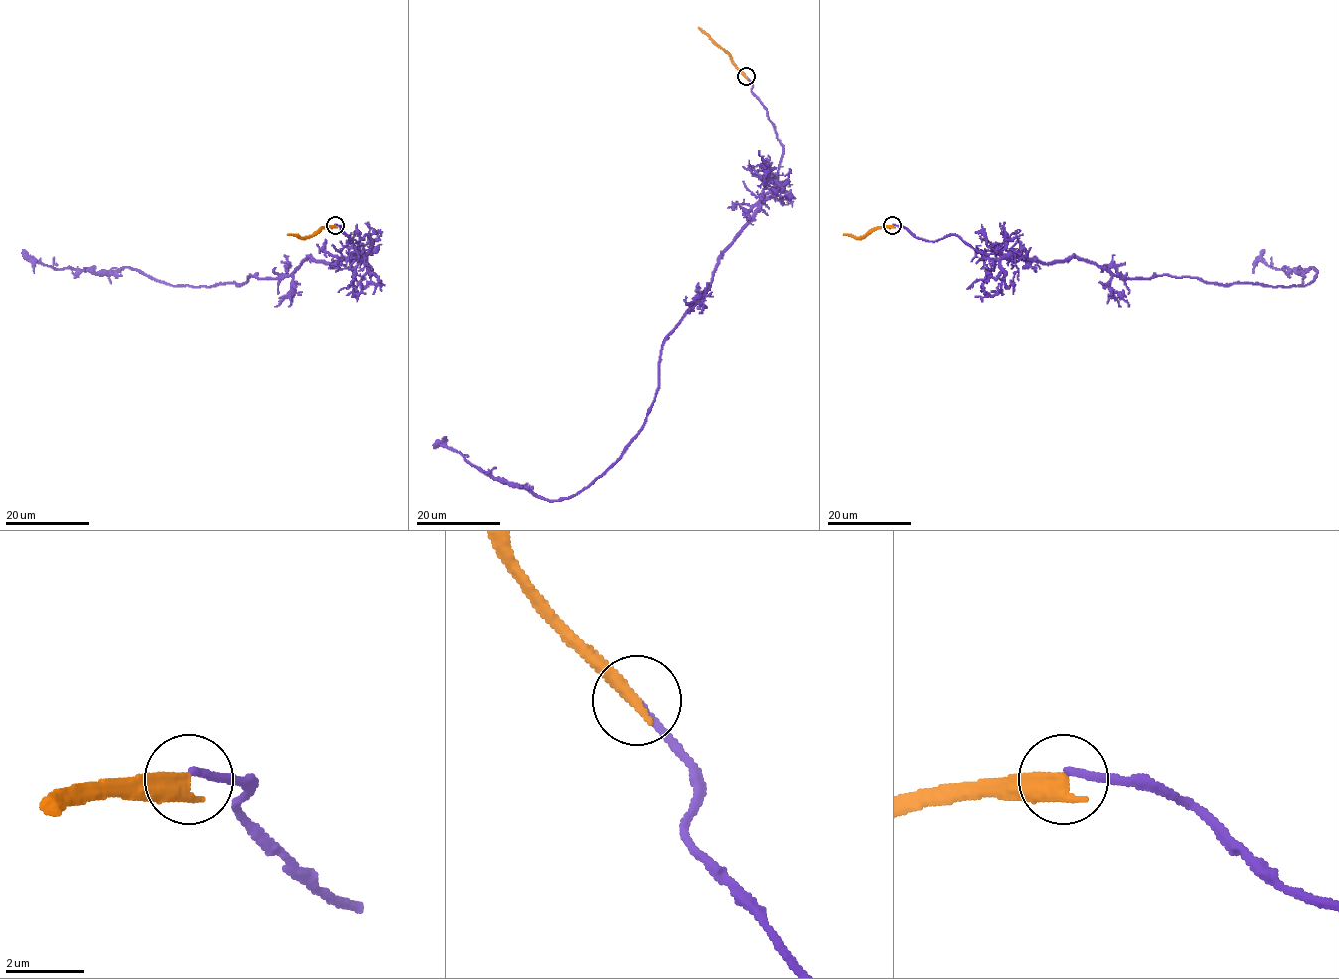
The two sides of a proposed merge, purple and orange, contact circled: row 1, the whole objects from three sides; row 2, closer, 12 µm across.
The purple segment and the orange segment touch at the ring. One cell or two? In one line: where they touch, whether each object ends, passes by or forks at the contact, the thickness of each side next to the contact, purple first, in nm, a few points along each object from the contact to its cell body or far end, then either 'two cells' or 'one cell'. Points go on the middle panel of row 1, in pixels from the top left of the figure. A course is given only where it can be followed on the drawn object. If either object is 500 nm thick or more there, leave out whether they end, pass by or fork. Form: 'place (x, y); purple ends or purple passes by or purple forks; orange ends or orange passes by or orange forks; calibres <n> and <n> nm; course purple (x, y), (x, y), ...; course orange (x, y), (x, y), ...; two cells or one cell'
place (746, 76); purple ends; orange ends; calibres 180 and 480 nm; course purple (746, 77), (783, 146), (778, 186), (668, 336), (655, 401), (625, 451), (582, 489), (547, 500), (433, 448); course orange (746, 77), (731, 57), (698, 27); two cells

